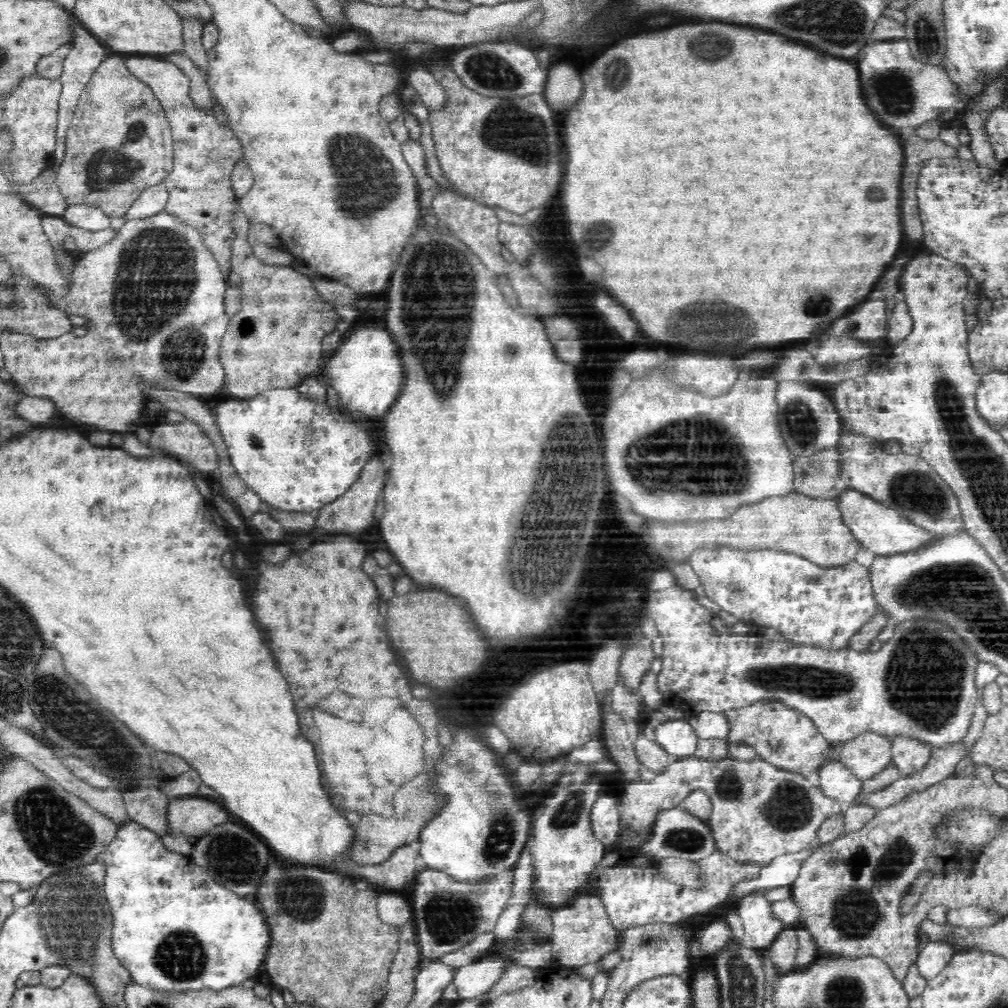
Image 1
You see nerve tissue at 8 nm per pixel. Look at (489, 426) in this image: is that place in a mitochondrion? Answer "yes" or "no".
no

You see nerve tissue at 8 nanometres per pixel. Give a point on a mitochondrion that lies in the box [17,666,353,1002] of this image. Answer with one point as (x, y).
(70, 919)

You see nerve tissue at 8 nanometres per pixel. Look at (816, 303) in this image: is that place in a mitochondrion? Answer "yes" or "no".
yes

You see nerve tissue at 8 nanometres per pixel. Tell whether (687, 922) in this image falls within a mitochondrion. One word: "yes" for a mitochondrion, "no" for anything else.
no

